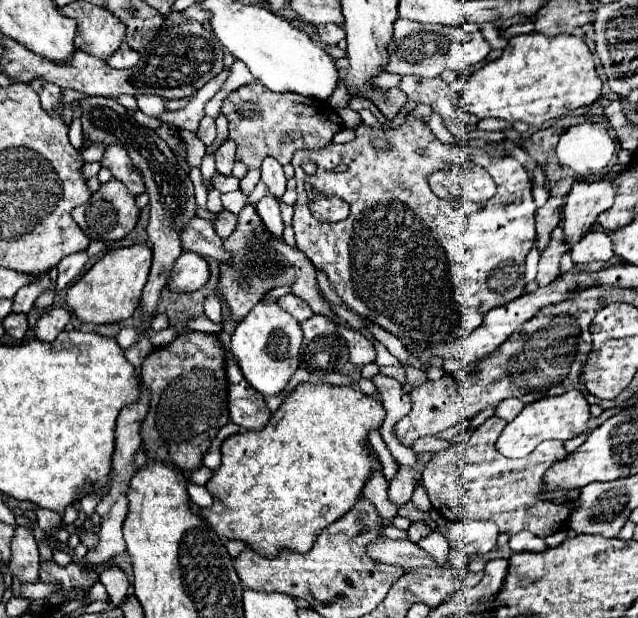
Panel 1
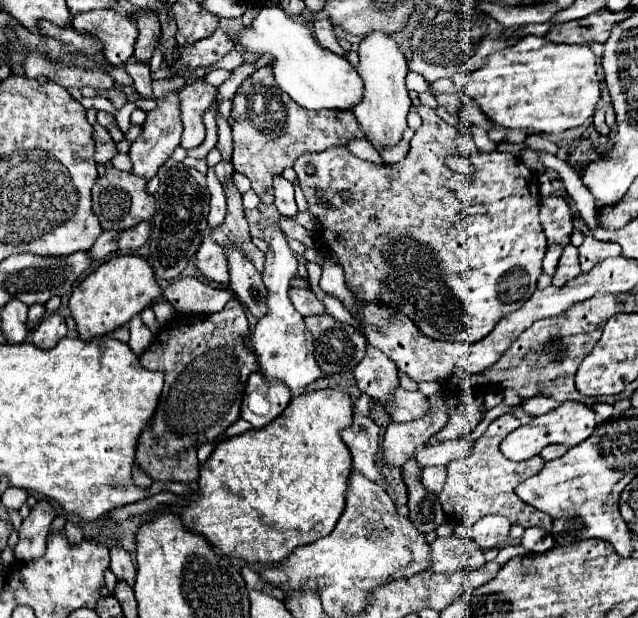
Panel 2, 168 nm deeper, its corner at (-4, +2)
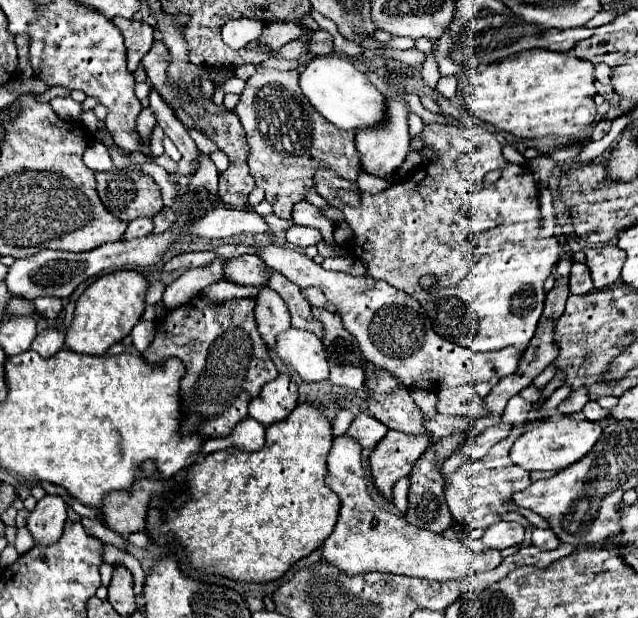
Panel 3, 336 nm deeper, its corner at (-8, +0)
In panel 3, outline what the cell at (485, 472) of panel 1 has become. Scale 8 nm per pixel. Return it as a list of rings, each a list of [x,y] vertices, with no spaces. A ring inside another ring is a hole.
[[[520,423],[511,430],[511,434],[501,440],[499,444],[495,444],[489,454],[481,460],[481,462],[465,462],[463,466],[459,466],[449,478],[447,478],[447,488],[445,488],[445,498],[447,498],[447,506],[453,514],[453,520],[461,526],[465,526],[467,530],[485,530],[489,528],[491,524],[499,522],[499,516],[495,514],[497,510],[505,512],[505,510],[517,510],[519,514],[523,514],[531,526],[539,526],[539,528],[549,528],[547,522],[543,522],[537,514],[529,512],[529,510],[521,510],[521,508],[515,508],[515,506],[509,506],[511,504],[511,496],[519,490],[523,490],[525,486],[525,480],[527,484],[531,482],[529,480],[529,472],[525,472],[523,468],[511,464],[509,460],[509,450],[511,450],[511,444],[519,438],[522,434],[529,431],[529,423]]]

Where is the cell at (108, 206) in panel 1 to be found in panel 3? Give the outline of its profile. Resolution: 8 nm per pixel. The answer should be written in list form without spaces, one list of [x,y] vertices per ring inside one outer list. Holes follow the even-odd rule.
[[[107,170],[107,172],[95,172],[97,178],[97,192],[101,202],[105,204],[105,208],[117,216],[119,220],[131,222],[139,216],[147,216],[153,218],[161,208],[163,208],[163,200],[161,200],[161,188],[155,184],[155,180],[147,174],[143,174],[141,170]]]

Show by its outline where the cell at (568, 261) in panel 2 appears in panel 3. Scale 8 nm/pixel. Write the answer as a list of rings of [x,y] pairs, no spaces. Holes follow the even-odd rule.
[[[573,264],[571,276],[569,276],[569,290],[571,294],[587,294],[593,290],[593,280],[589,274],[589,268],[585,264]]]

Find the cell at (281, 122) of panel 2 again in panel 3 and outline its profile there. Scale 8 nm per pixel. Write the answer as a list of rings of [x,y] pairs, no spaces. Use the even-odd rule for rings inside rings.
[[[259,66],[247,80],[247,88],[235,108],[251,146],[249,168],[251,174],[265,190],[265,200],[273,204],[279,218],[291,218],[297,202],[305,200],[307,190],[313,188],[313,178],[319,168],[335,170],[345,180],[359,176],[359,152],[355,148],[355,132],[335,128],[327,122],[299,90],[297,70],[281,72]]]

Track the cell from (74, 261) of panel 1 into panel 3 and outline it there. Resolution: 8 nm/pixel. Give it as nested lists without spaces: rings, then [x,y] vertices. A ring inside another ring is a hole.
[[[135,218],[133,222],[129,222],[129,228],[127,228],[123,240],[147,236],[147,234],[151,234],[151,232],[153,232],[153,220],[151,220],[151,218]]]

